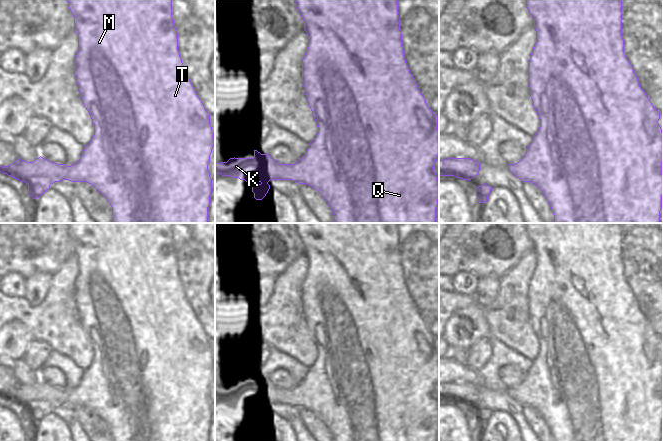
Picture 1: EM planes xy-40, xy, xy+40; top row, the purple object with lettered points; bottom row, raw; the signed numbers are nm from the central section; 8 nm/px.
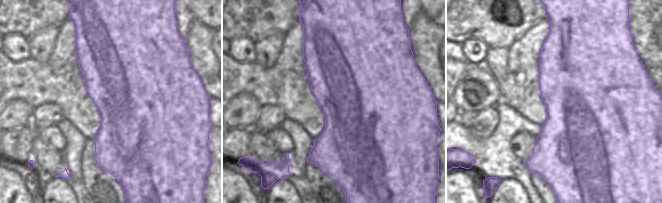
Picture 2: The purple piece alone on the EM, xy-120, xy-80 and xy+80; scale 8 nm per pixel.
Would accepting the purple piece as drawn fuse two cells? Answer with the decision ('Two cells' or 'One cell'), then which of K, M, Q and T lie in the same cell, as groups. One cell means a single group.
One cell. Groups: K M Q T.

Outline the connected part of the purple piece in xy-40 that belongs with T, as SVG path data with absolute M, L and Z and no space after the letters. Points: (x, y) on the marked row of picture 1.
M66 0L74 17L74 32L78 35L78 51L74 57L74 75L82 103L94 125L94 135L84 146L80 159L73 165L57 164L43 157L33 162L19 158L9 166L0 166L0 172L28 185L28 194L36 199L55 182L87 182L106 197L112 207L112 223L208 223L208 207L212 193L212 179L208 171L210 155L215 146L210 125L210 114L198 97L186 75L178 51L178 33L172 17L172 0Z

